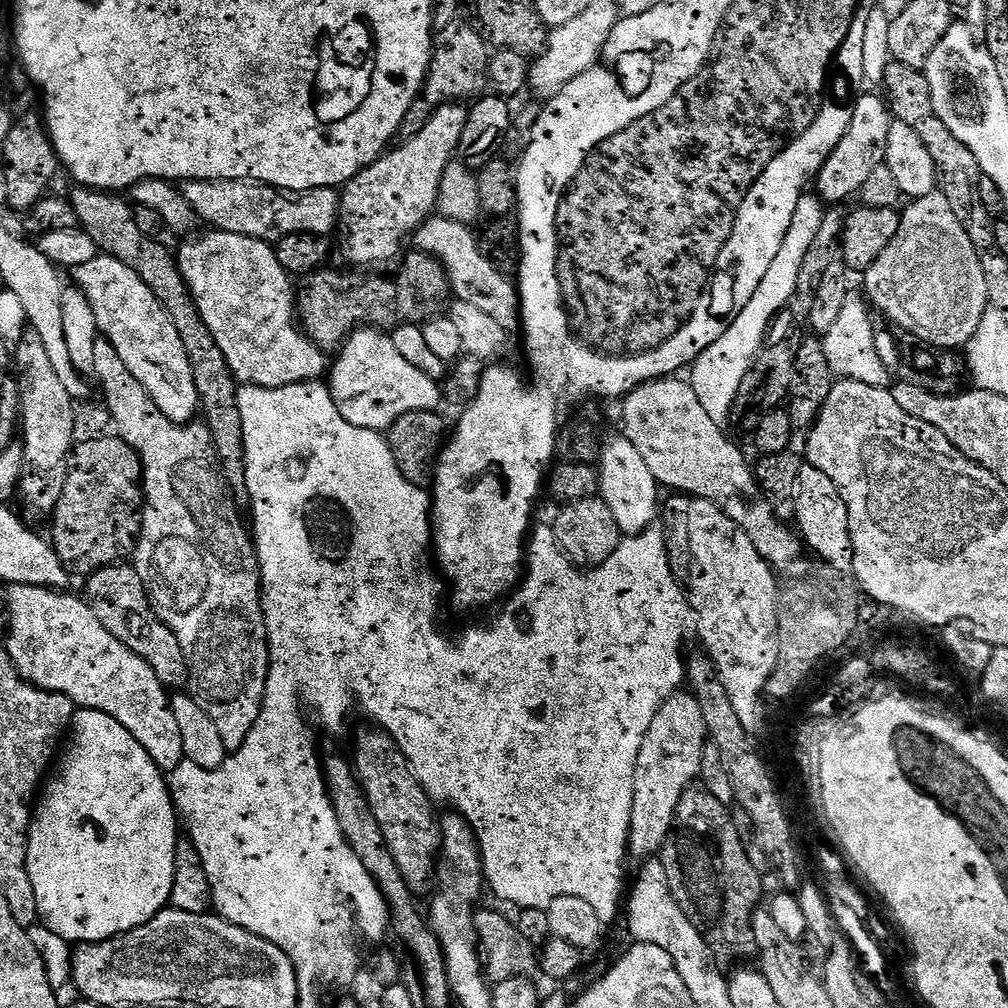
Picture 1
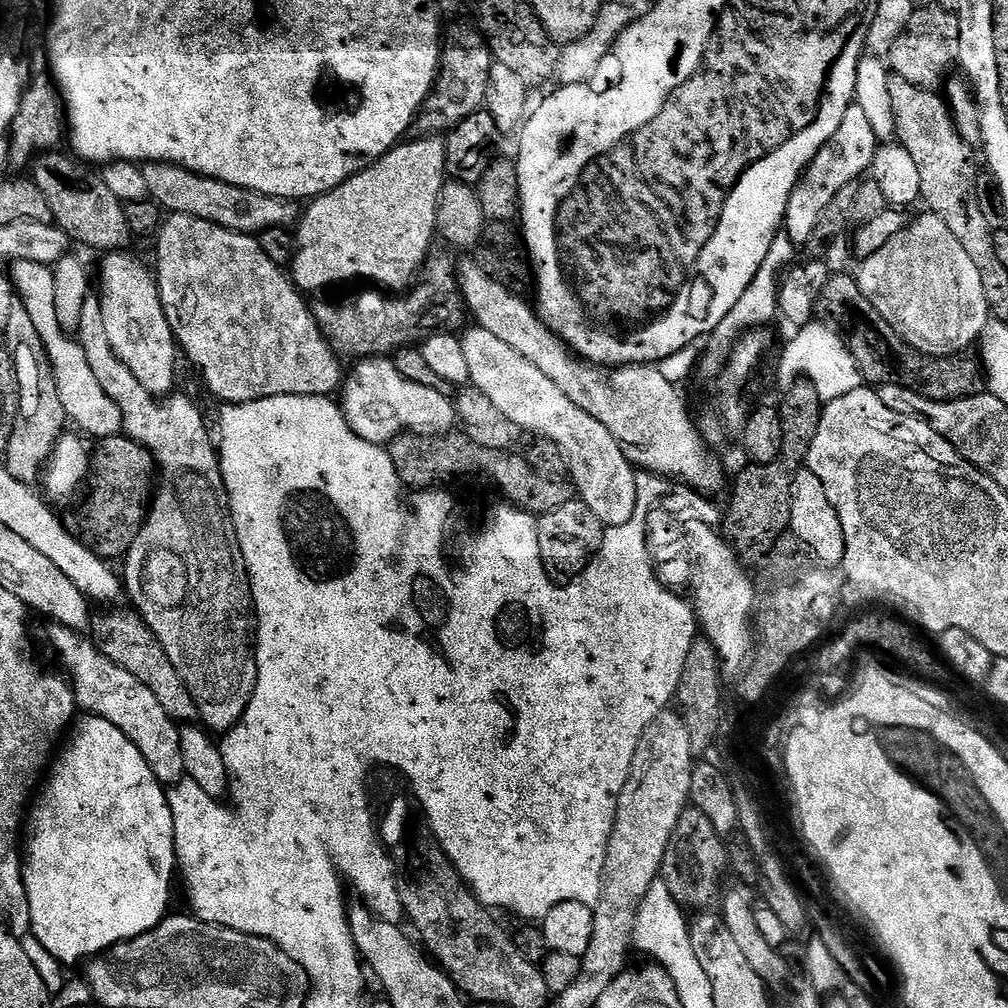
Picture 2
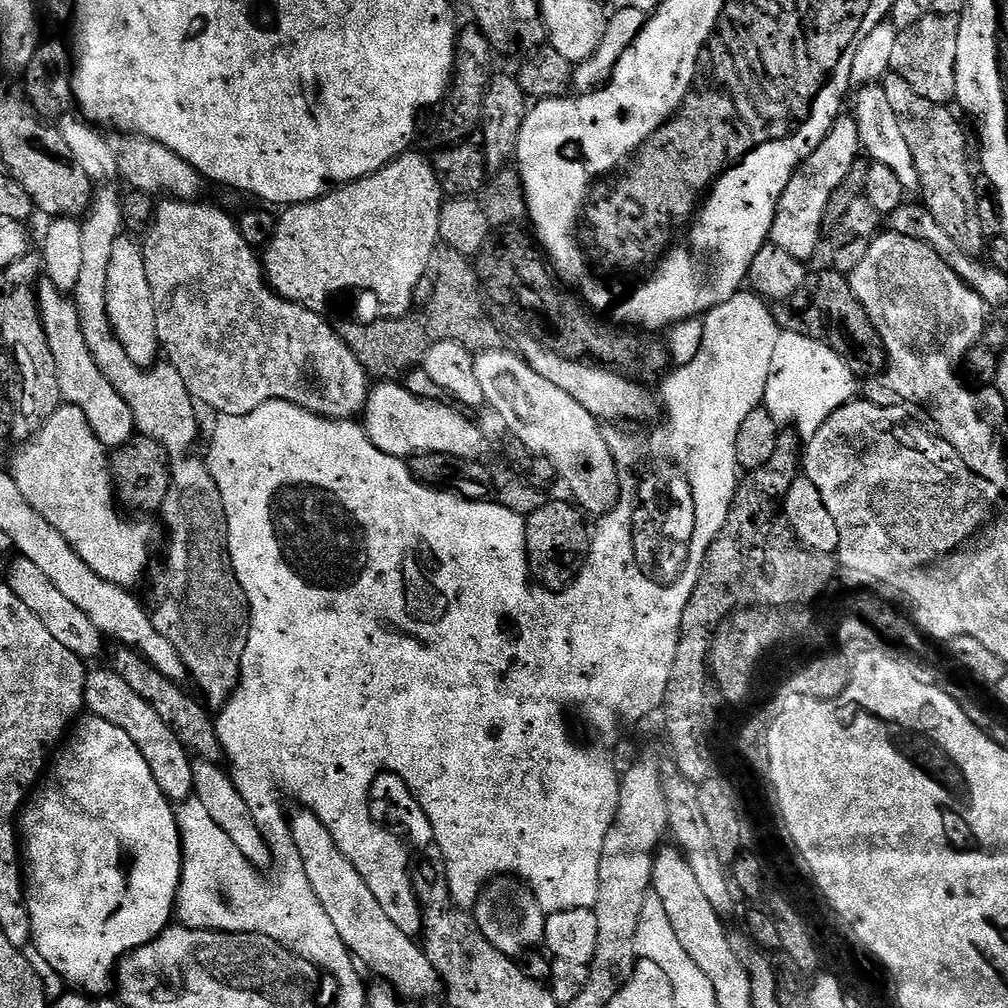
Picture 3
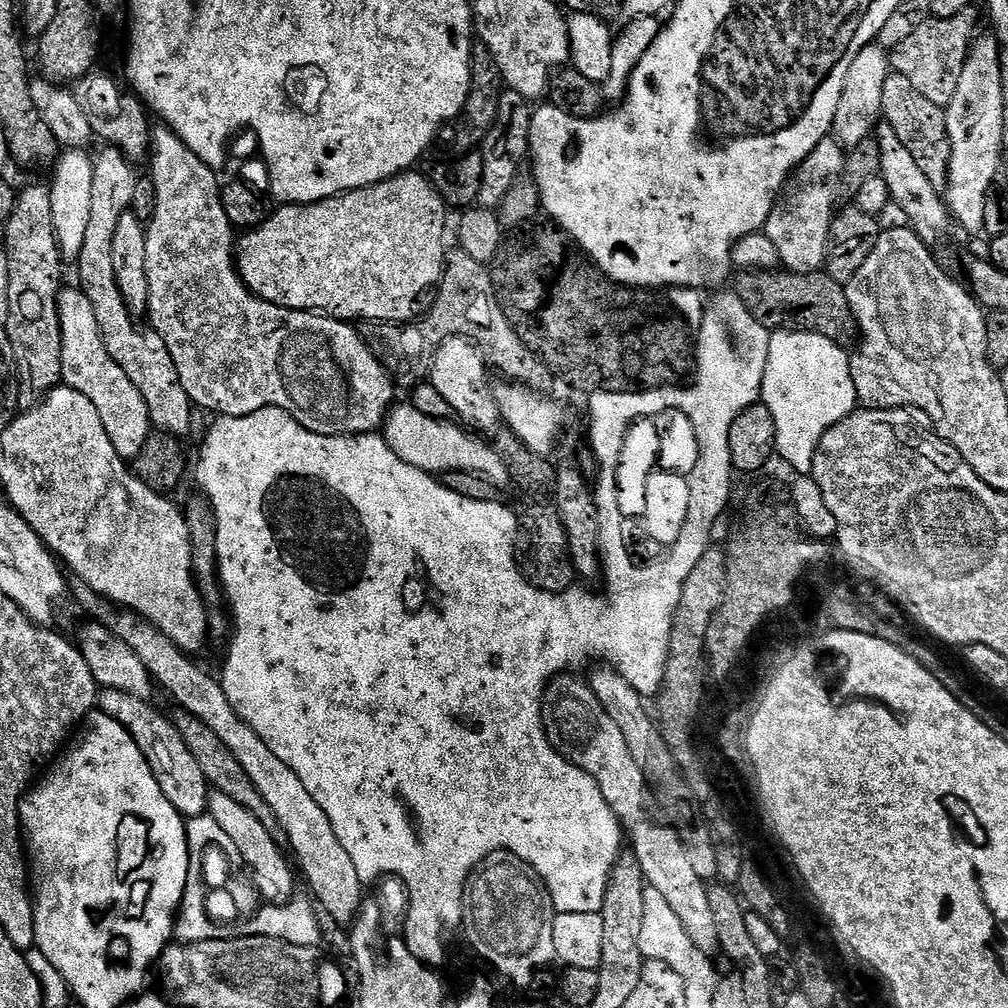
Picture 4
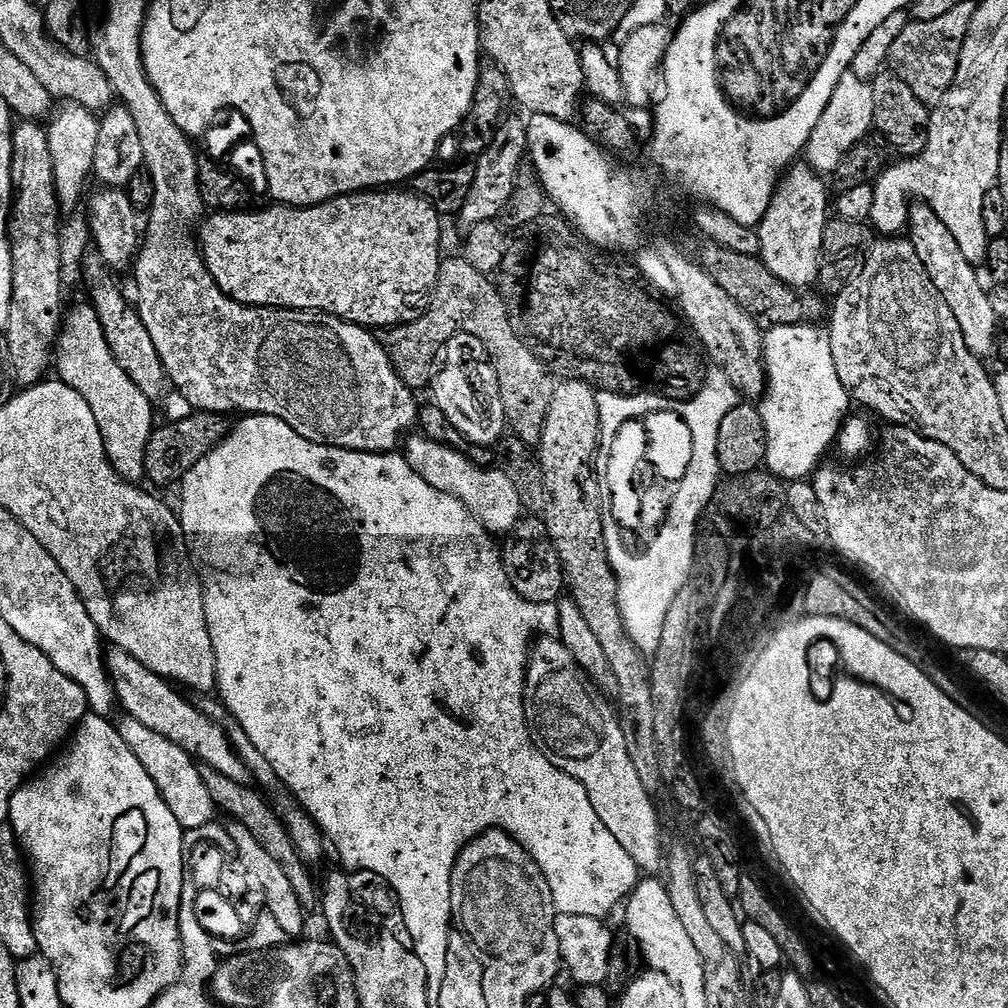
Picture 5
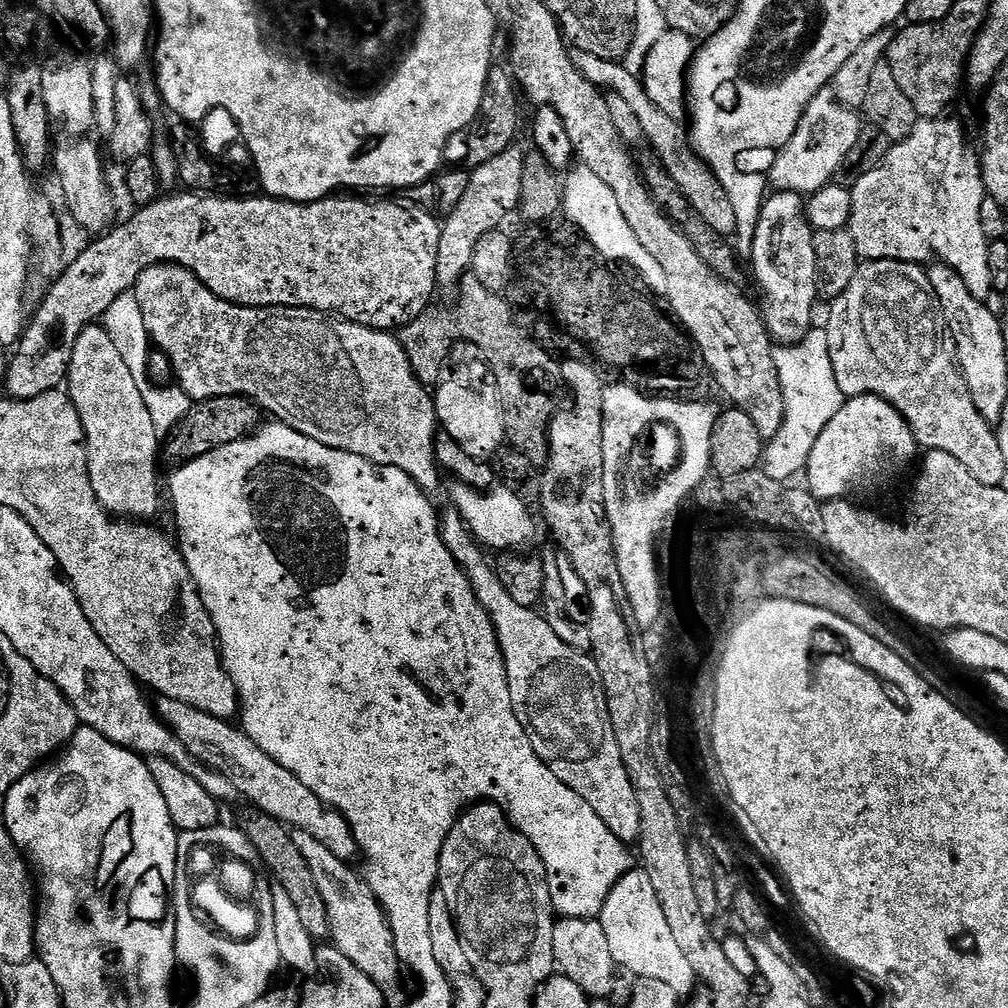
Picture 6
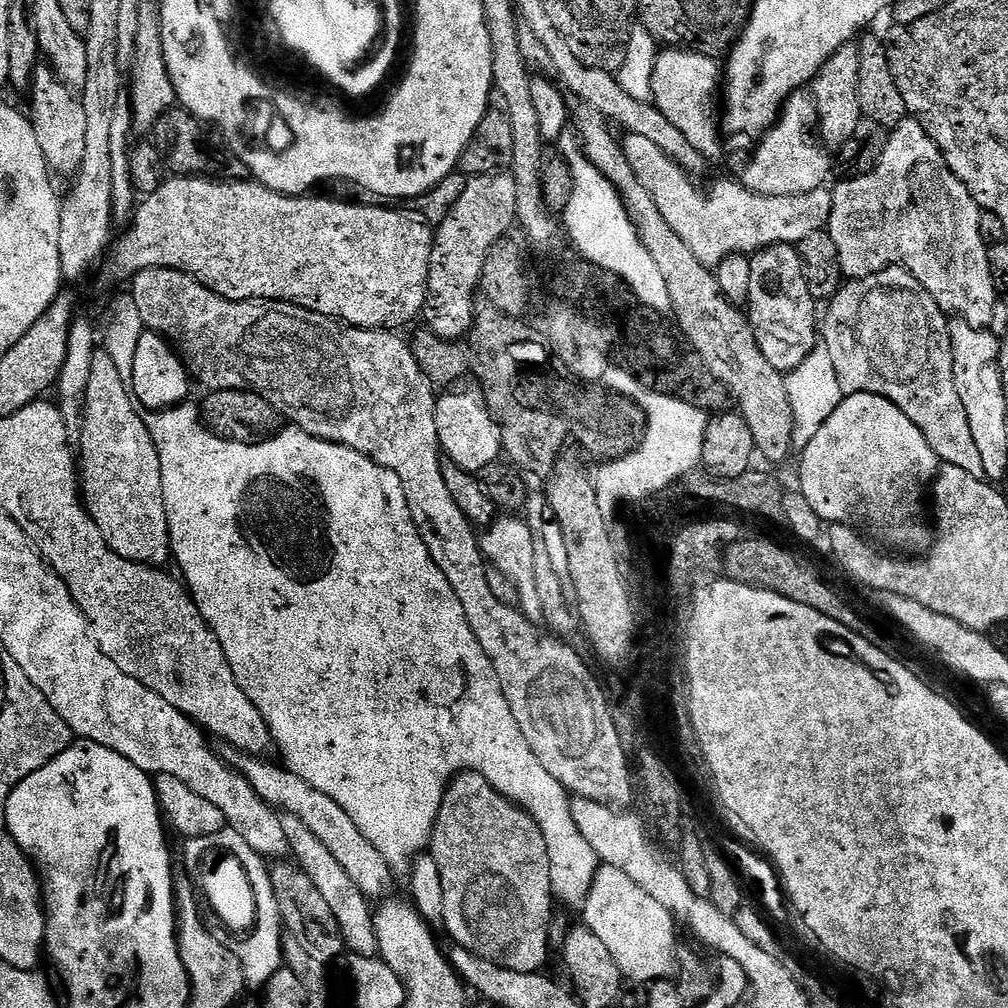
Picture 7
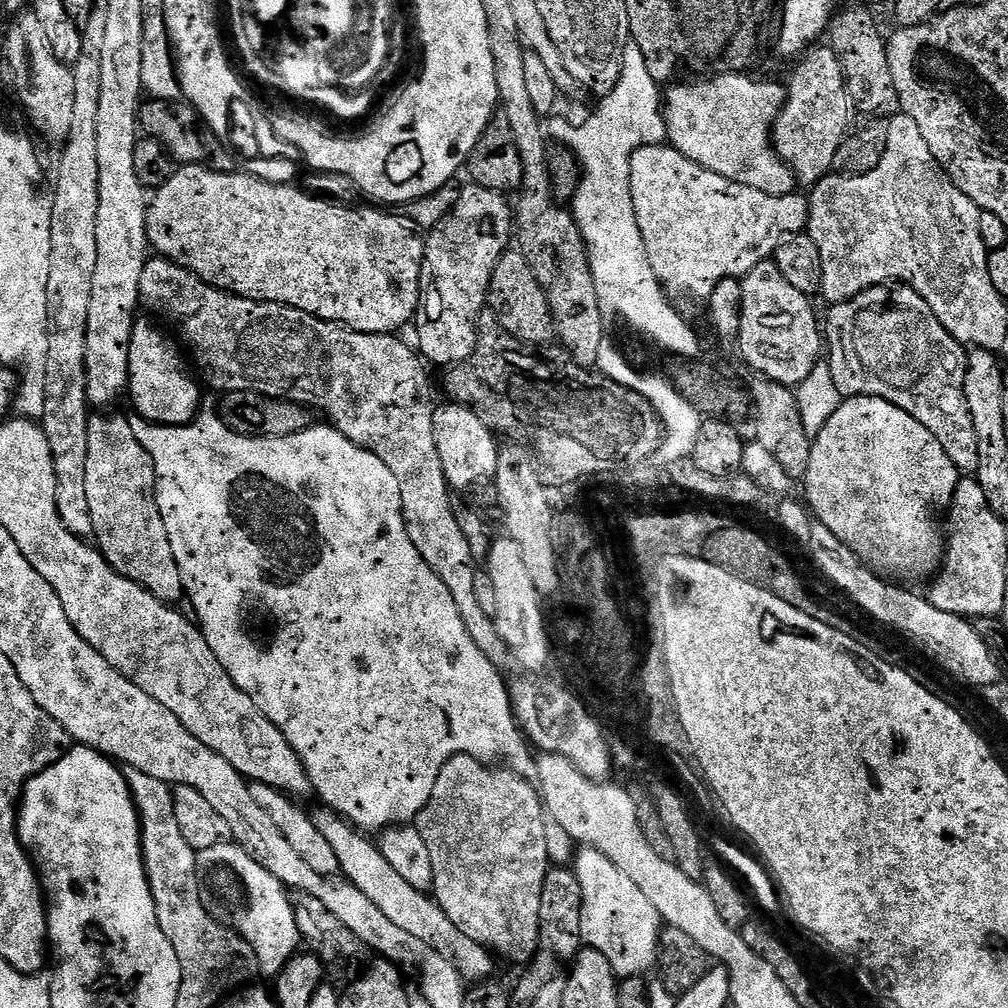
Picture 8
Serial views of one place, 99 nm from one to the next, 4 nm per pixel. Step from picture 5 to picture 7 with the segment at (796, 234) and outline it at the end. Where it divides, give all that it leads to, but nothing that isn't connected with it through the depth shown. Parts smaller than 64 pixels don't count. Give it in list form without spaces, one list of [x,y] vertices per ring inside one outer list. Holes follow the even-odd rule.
[[[771,244],[751,257],[750,292],[746,315],[754,330],[758,350],[782,373],[790,373],[818,343],[817,301],[807,289],[799,251],[790,244]]]

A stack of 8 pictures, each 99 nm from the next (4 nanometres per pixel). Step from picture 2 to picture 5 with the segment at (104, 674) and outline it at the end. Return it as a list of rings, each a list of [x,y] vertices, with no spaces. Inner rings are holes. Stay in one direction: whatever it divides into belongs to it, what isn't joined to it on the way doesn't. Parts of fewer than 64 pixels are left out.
[[[121,715],[119,719],[118,727],[126,746],[134,750],[134,758],[142,762],[142,767],[146,769],[146,774],[150,774],[154,786],[158,786],[158,794],[162,794],[162,802],[166,802],[170,814],[174,814],[178,826],[187,833],[213,823],[215,816],[212,815],[217,815],[218,809],[214,798],[210,798],[210,790],[206,790],[201,765],[186,750],[182,750],[182,746],[170,742],[170,738],[164,738],[157,731],[142,726],[142,722],[125,715]]]

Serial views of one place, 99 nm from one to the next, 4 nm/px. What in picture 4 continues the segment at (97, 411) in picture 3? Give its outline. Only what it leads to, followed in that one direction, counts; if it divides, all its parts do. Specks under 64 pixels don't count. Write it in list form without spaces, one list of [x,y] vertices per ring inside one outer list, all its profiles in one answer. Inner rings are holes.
[[[79,286],[61,287],[56,302],[62,330],[62,342],[65,345],[65,357],[81,356],[81,360],[76,360],[73,364],[72,361],[65,363],[63,379],[66,381],[67,387],[78,390],[78,394],[86,394],[86,398],[90,398],[90,402],[94,402],[94,407],[98,409],[98,418],[102,418],[102,426],[106,426],[106,434],[109,436],[110,442],[114,442],[114,450],[118,450],[120,457],[126,462],[135,461],[138,450],[142,450],[152,428],[152,419],[148,417],[146,402],[142,398],[142,394],[138,394],[138,386],[134,386],[134,382],[130,382],[130,378],[126,378],[126,374],[114,362],[114,358],[110,358],[110,354],[102,342],[98,322],[94,319],[94,310],[91,309],[90,300],[86,298],[83,288]]]

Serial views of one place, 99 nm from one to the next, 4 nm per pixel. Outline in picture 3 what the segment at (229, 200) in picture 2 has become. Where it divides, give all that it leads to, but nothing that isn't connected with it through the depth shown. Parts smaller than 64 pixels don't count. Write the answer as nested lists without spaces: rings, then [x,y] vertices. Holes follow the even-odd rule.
[[[112,134],[108,136],[108,141],[114,158],[118,158],[120,176],[129,184],[129,189],[146,192],[153,198],[195,201],[201,199],[200,191],[206,187],[206,181],[200,171],[190,166],[190,162],[186,162],[178,154],[174,154],[174,150],[162,146],[162,142],[131,134]]]

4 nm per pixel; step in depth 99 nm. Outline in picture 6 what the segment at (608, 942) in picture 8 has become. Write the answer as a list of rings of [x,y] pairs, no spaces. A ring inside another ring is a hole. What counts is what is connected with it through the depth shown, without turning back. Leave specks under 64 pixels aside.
[[[642,870],[627,872],[610,890],[606,902],[598,917],[602,930],[606,930],[606,939],[610,942],[610,954],[621,969],[633,972],[633,977],[654,982],[666,982],[674,989],[674,994],[688,998],[696,992],[698,981],[686,954],[677,945],[670,926],[666,926],[666,914],[654,894],[654,885]]]

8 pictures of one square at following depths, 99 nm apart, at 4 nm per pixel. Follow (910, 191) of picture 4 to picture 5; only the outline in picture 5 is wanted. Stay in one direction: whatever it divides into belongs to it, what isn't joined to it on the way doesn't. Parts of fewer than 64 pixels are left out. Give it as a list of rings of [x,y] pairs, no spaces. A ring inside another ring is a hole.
[[[919,202],[909,207],[906,232],[918,258],[922,258],[922,266],[930,282],[934,282],[946,306],[950,306],[954,318],[958,318],[958,326],[962,326],[968,349],[981,358],[987,358],[990,354],[992,356],[997,351],[998,319],[996,320],[996,308],[976,273],[979,272],[977,265],[971,264],[962,254],[962,250],[958,250],[958,242],[954,242],[944,223]]]

